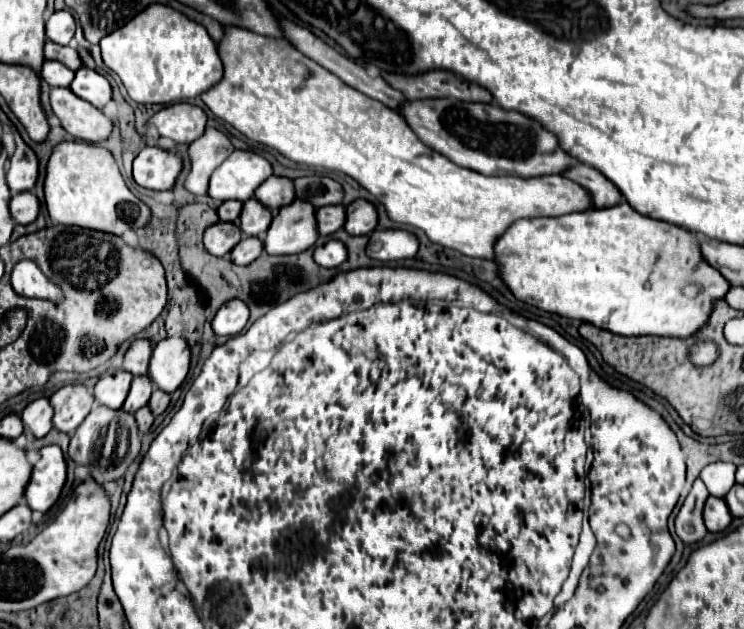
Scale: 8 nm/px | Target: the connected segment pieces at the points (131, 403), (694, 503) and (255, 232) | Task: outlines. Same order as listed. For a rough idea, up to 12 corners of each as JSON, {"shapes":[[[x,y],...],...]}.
{"shapes":[[[133,378],[123,410],[135,414],[149,402],[153,384]],[[697,478],[677,518],[675,532],[685,544],[707,534],[701,516],[707,496]],[[255,198],[243,204],[239,228],[245,236],[263,236],[271,212]]]}

